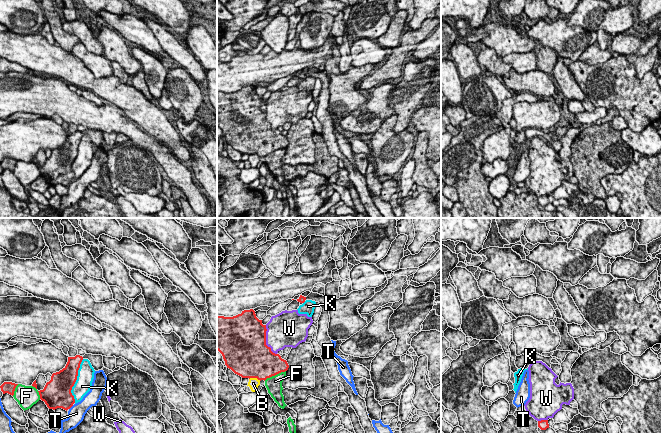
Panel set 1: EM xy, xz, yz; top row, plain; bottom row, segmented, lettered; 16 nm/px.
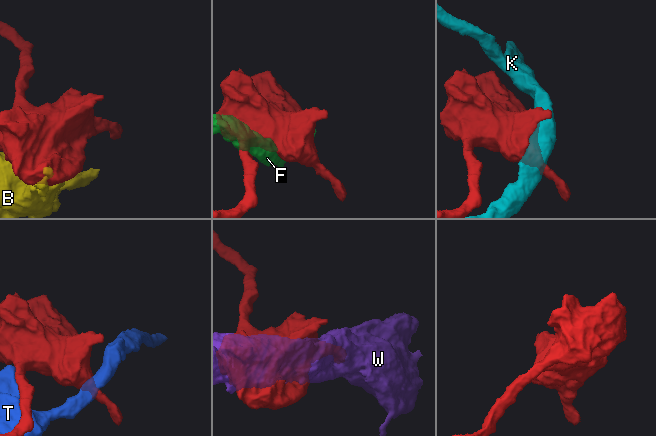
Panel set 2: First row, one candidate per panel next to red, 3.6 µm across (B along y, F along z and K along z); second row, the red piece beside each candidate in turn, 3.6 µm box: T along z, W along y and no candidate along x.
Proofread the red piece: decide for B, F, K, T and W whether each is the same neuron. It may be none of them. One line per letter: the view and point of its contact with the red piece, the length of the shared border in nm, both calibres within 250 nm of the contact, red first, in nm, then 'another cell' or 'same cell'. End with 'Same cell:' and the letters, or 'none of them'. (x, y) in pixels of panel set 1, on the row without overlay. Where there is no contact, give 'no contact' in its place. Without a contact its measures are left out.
B: contact xz (255, 153); length 190 nm; calibres 500 and 170 nm; another cell
F: contact xz (274, 151); length 380 nm; calibres 460 and 260 nm; another cell
K: contact xy (75, 157); length 700 nm; calibres 380 and 280 nm; another cell
T: contact xy (71, 182); length 110 nm; calibres 380 and 280 nm; another cell
W: contact xz (265, 116); length 500 nm; calibres 500 and 440 nm; another cell
Same cell: none of them

